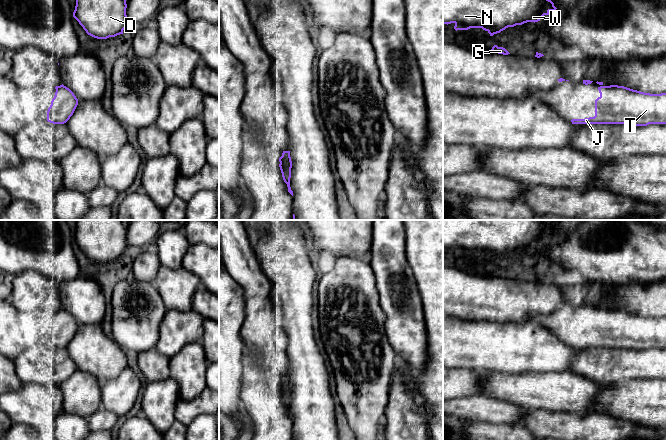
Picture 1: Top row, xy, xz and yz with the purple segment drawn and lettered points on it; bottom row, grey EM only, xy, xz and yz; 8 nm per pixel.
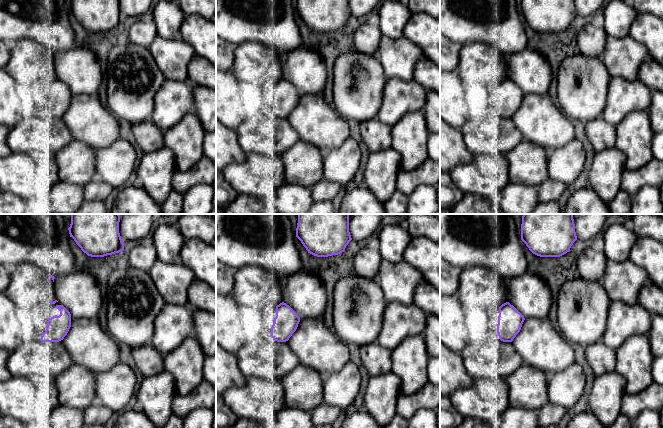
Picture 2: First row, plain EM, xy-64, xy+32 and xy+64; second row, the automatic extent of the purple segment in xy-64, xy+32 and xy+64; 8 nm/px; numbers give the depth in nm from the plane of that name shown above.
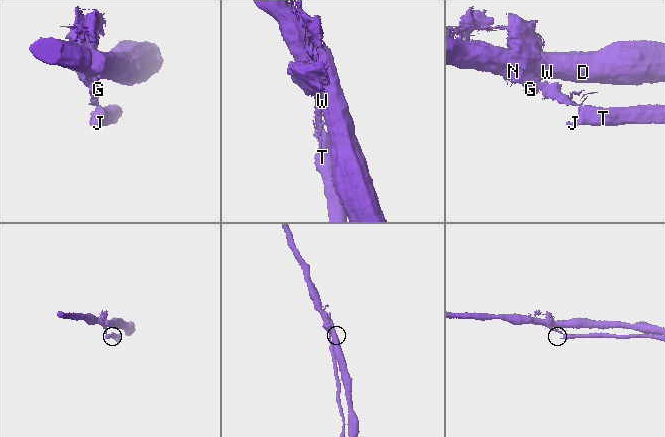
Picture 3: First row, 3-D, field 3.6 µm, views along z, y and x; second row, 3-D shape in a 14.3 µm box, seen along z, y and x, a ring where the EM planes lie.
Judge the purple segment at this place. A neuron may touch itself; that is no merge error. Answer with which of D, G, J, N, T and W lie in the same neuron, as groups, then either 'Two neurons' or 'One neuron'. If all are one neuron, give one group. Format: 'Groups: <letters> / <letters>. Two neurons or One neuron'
Groups: D G N W / J T. Two neurons

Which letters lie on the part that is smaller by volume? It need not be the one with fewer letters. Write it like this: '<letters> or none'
J, T

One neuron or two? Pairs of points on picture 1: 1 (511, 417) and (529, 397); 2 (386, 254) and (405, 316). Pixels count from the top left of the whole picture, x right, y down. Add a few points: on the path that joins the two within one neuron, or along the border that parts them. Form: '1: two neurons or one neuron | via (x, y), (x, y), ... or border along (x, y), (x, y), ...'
1: two neurons | border along (500, 398), (519, 405), (526, 411)
2: one neuron | via (391, 269), (400, 301)

